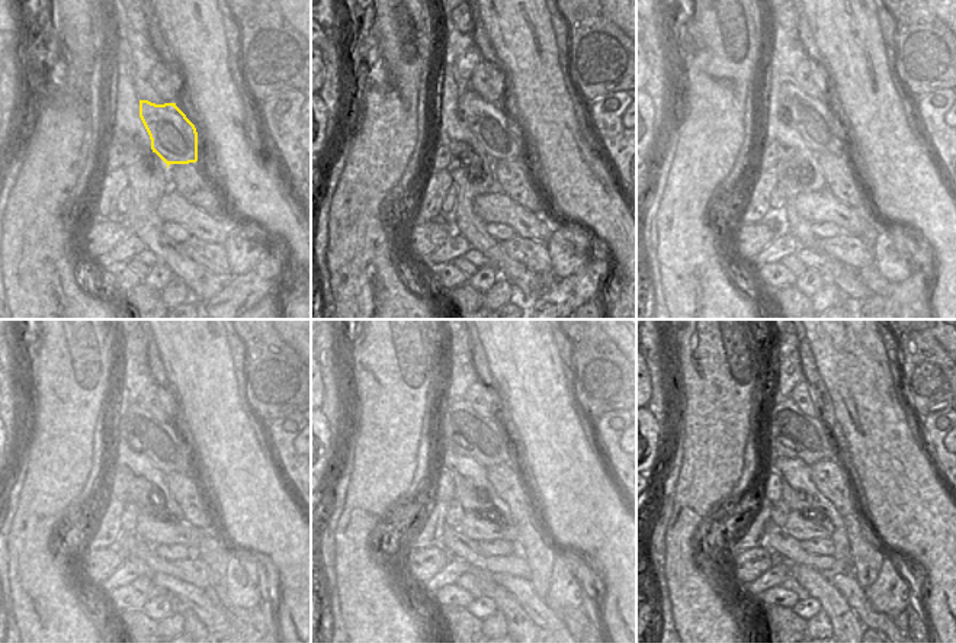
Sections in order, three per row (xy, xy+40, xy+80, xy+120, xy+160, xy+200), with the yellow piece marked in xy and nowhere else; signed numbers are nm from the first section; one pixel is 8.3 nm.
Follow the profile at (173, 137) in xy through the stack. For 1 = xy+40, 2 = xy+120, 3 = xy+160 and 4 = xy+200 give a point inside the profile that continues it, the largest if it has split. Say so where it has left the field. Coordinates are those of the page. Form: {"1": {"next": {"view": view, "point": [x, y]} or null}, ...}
{"1": {"next": {"view": "xy+40", "point": [490, 124]}}, "2": {"next": {"view": "xy+120", "point": [160, 441]}}, "3": {"next": {"view": "xy+160", "point": [465, 431]}}, "4": {"next": {"view": "xy+200", "point": [791, 433]}}}

